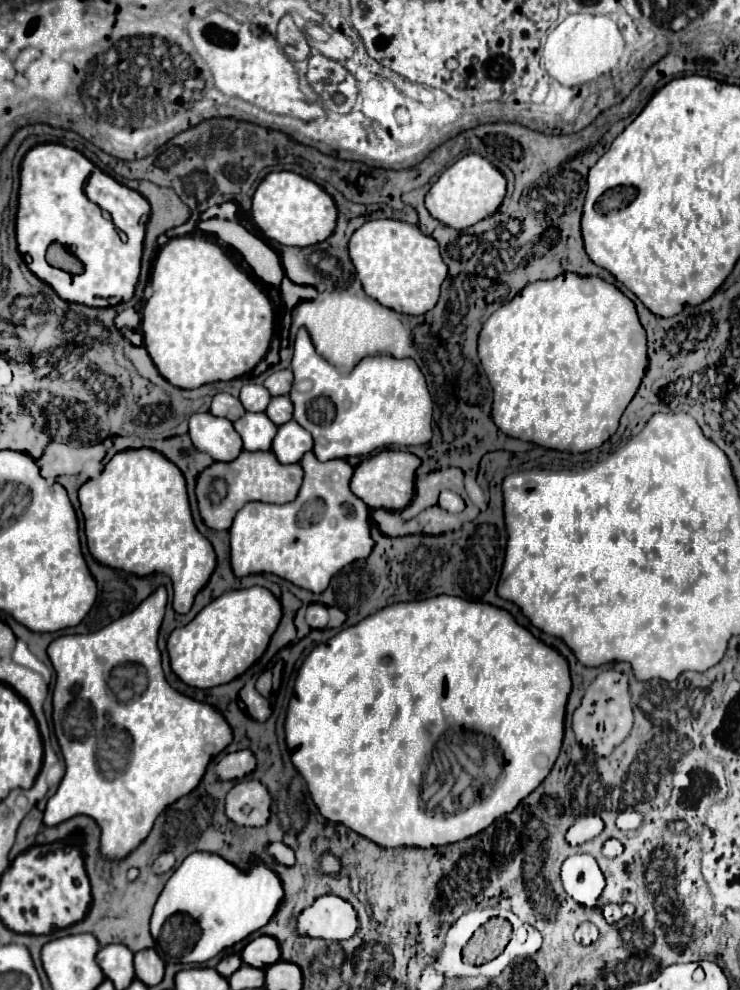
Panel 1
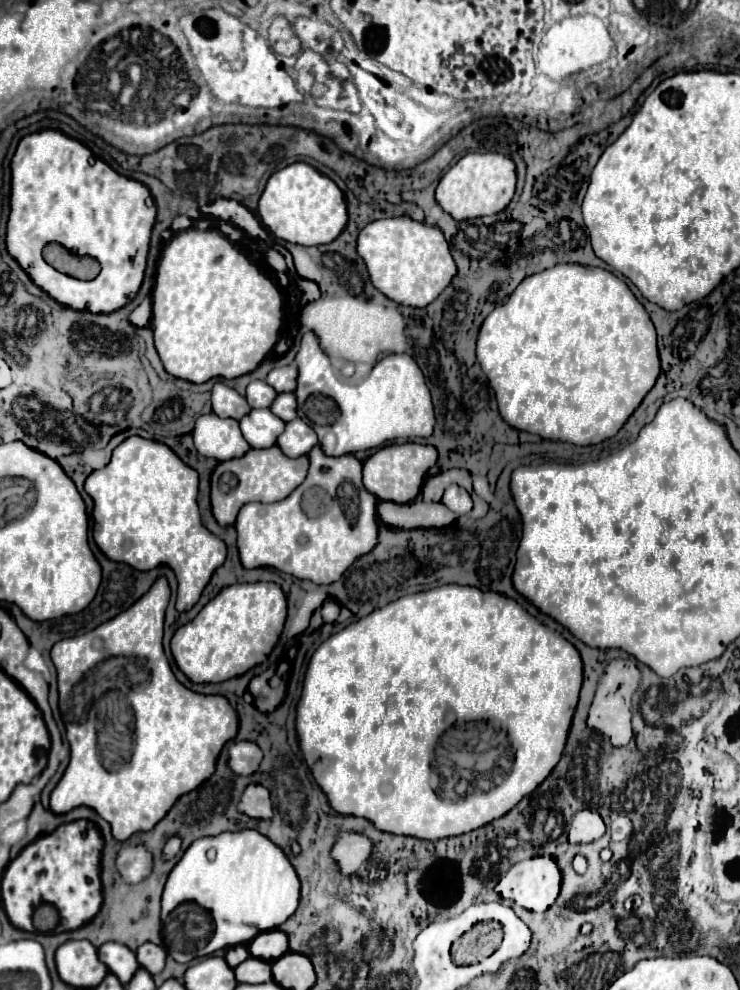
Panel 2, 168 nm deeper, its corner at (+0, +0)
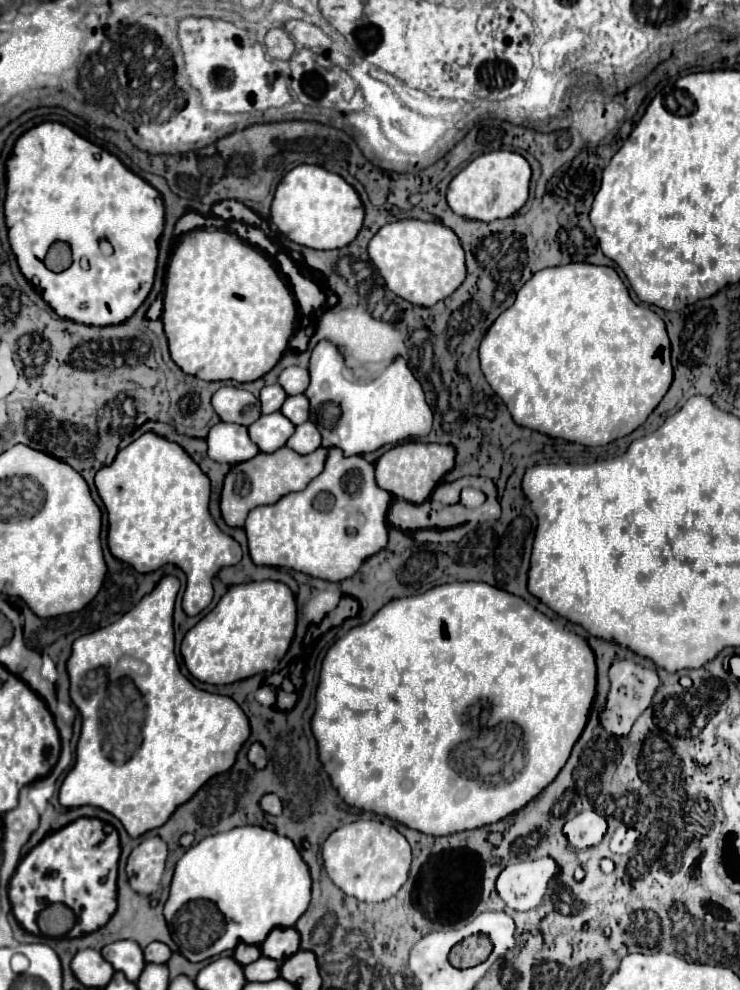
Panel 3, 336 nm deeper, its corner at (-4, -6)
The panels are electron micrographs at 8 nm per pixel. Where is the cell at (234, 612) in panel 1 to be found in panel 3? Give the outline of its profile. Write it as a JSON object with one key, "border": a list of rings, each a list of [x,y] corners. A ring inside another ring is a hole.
{"border":[[[280,581],[234,585],[218,605],[182,639],[180,653],[190,675],[202,683],[228,685],[258,673],[274,671],[284,657],[296,627],[296,601]]]}

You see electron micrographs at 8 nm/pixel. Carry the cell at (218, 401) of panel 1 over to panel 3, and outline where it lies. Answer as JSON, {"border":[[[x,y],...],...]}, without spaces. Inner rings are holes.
{"border":[[[220,387],[212,397],[212,407],[218,413],[222,421],[228,423],[240,423],[240,425],[252,425],[262,413],[260,413],[260,401],[242,389],[236,387]]]}

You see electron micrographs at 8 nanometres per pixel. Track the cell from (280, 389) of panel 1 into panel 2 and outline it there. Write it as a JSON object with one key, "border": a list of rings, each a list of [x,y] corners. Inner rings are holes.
{"border":[[[292,363],[292,365],[272,369],[266,377],[266,383],[270,383],[278,393],[286,393],[296,389],[296,377],[298,377],[298,367],[296,363]]]}

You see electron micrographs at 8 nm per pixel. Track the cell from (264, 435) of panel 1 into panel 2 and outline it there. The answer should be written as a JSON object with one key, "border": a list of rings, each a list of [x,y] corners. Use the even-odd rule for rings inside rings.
{"border":[[[252,409],[246,419],[240,421],[240,429],[244,439],[254,449],[272,447],[278,435],[284,431],[284,421],[276,417],[270,409]]]}

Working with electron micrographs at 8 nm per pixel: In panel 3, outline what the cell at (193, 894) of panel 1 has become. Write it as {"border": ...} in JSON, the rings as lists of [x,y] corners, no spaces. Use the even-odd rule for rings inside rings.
{"border":[[[236,827],[226,833],[216,833],[214,837],[204,837],[184,853],[174,871],[170,897],[164,905],[164,917],[168,921],[172,939],[180,949],[180,955],[192,963],[200,963],[220,955],[222,951],[232,951],[240,943],[258,945],[276,927],[294,927],[294,923],[308,909],[308,903],[310,873],[294,843],[288,837],[280,837],[274,831],[262,827]]]}

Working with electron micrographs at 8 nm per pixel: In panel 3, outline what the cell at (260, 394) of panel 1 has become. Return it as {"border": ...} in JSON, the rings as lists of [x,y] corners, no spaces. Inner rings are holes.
{"border":[[[266,385],[260,391],[260,403],[262,403],[262,413],[274,413],[282,407],[286,401],[286,391],[280,385]]]}

